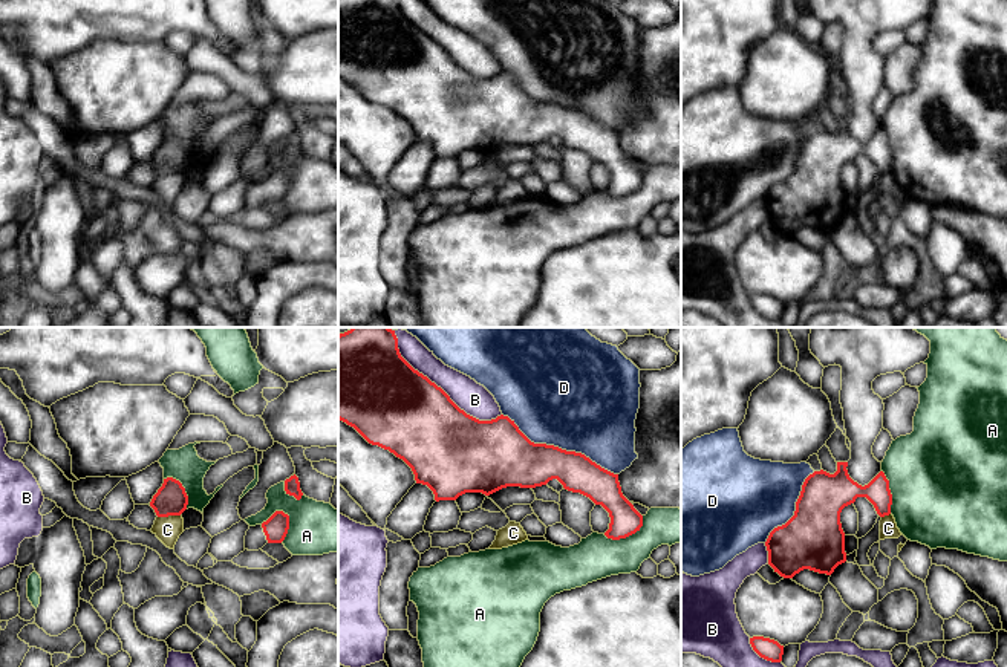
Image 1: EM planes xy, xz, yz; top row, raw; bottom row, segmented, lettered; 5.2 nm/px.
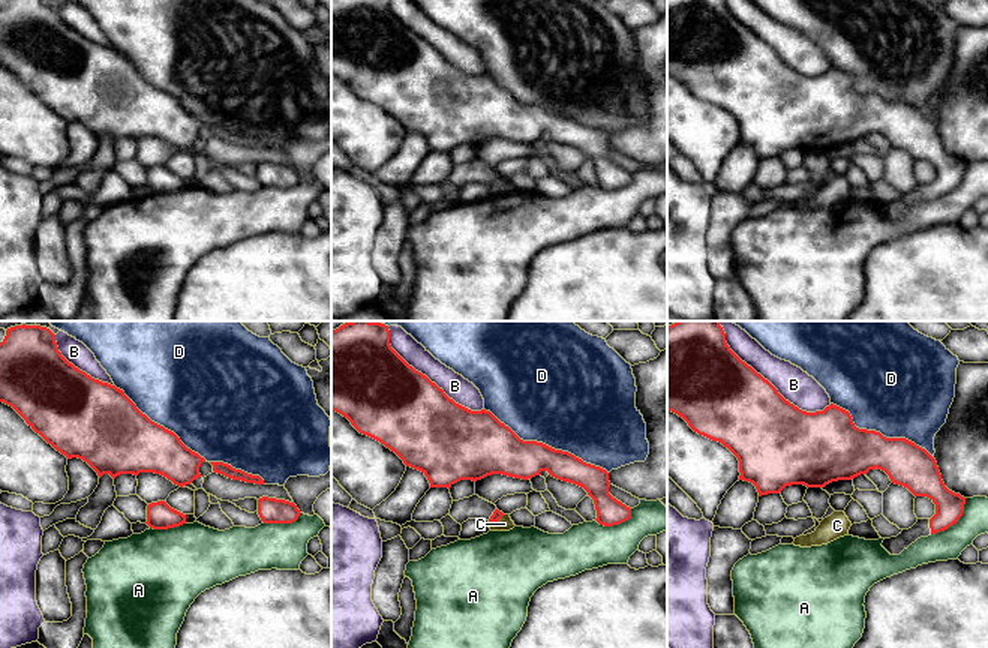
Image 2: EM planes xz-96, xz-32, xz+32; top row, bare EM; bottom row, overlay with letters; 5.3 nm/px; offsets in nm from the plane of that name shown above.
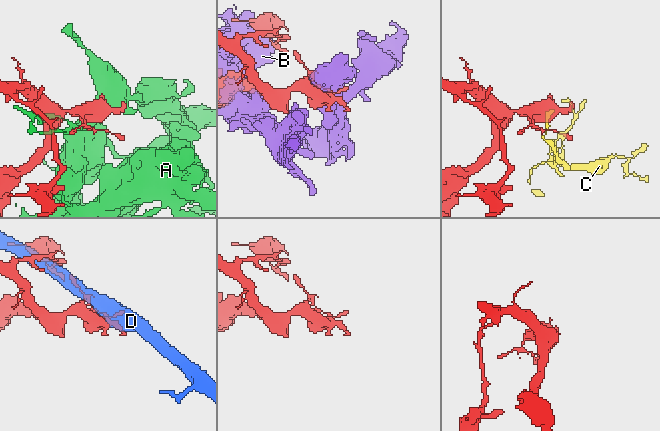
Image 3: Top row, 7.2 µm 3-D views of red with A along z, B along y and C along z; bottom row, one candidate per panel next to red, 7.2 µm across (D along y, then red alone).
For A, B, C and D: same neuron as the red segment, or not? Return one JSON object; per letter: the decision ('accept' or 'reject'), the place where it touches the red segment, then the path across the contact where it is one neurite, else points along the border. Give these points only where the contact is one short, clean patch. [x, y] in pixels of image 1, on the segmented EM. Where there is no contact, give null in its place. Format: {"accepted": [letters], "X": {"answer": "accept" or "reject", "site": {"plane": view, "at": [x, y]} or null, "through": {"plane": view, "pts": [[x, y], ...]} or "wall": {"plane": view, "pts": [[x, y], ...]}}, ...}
{"accepted": [], "A": {"answer": "reject", "site": {"plane": "xy", "at": [276, 511]}}, "B": {"answer": "reject", "site": {"plane": "xz", "at": [439, 387]}}, "C": {"answer": "reject", "site": {"plane": "xy", "at": [169, 514]}, "wall": {"plane": "xy", "pts": [[179, 514], [158, 517]]}}, "D": {"answer": "reject", "site": {"plane": "xz", "at": [560, 449]}}}

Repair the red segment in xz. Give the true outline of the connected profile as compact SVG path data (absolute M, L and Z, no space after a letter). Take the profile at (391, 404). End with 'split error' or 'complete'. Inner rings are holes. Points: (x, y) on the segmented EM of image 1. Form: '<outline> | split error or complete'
M352 327L338 335L338 419L354 427L369 444L389 450L413 471L416 483L427 485L435 500L456 500L465 493L490 496L507 486L536 488L557 479L565 490L589 497L611 517L608 538L626 538L643 526L643 516L623 496L614 474L582 453L531 442L508 416L479 421L461 410L450 396L415 370L399 353L398 338L390 327Z | complete

